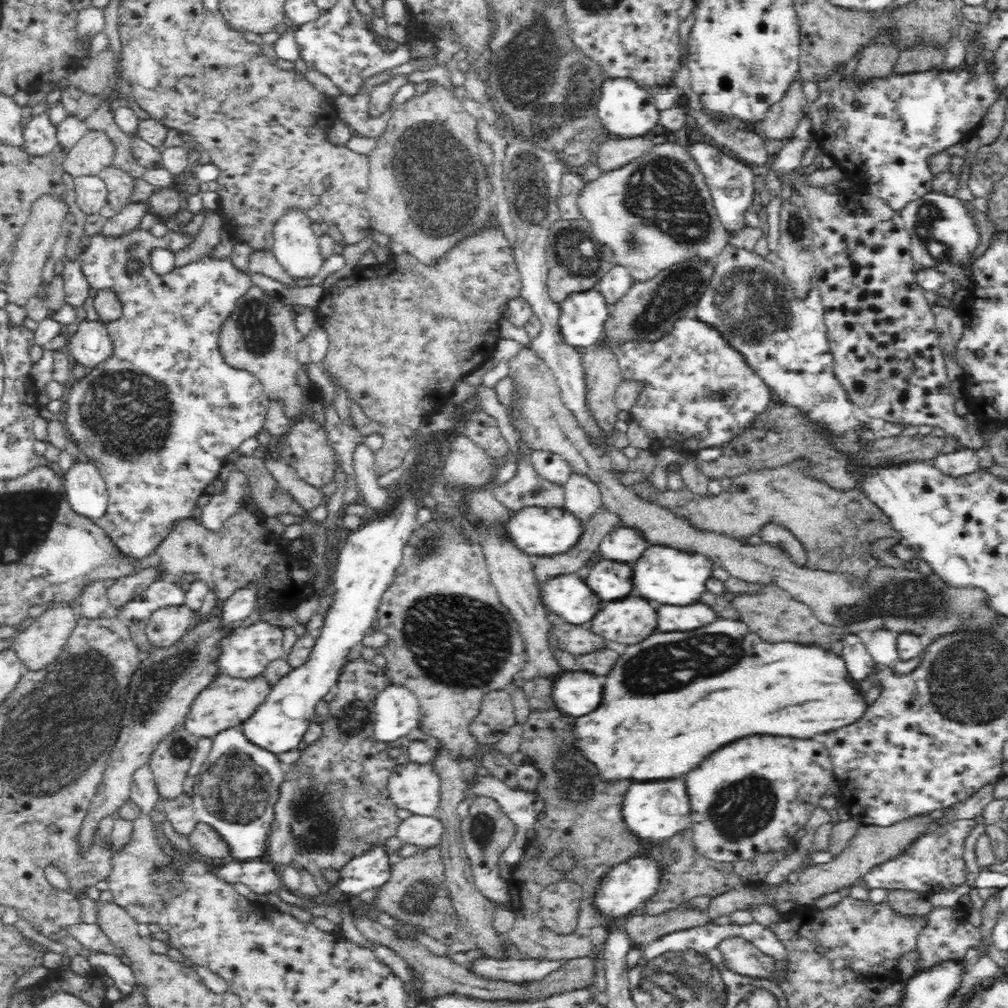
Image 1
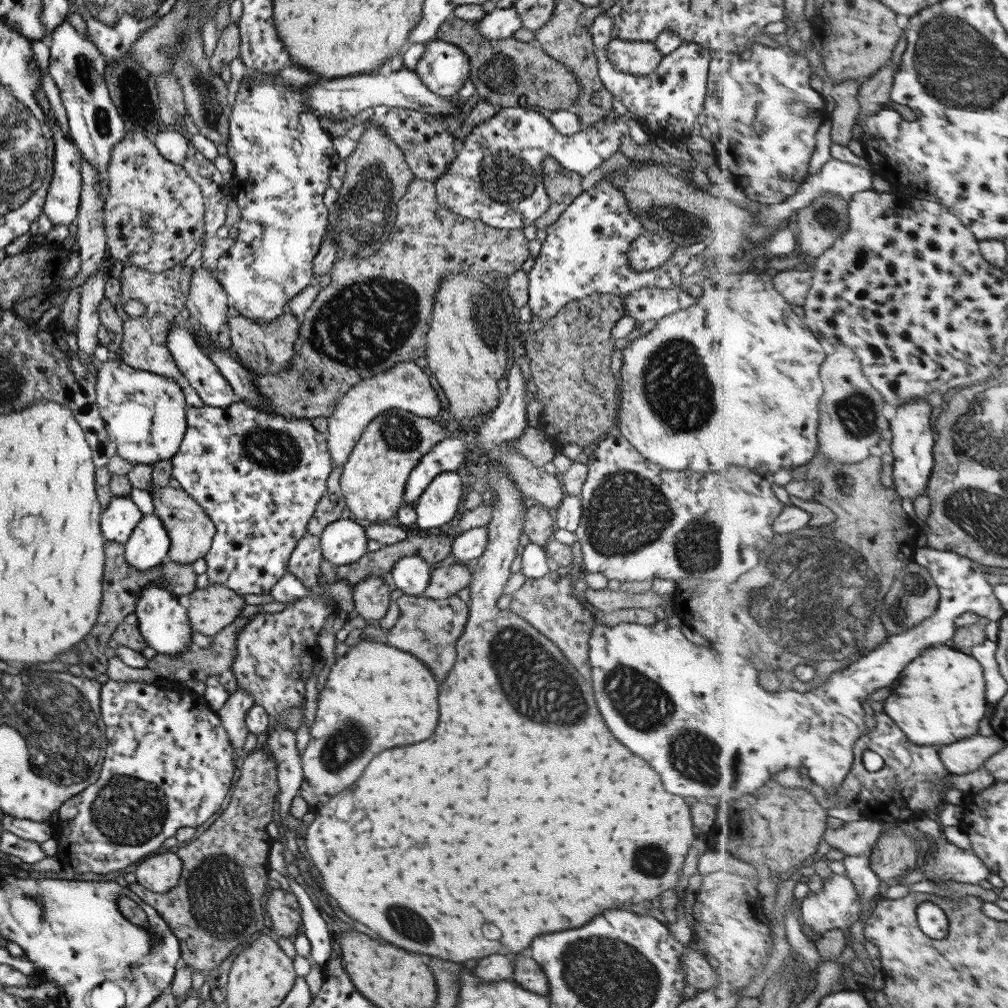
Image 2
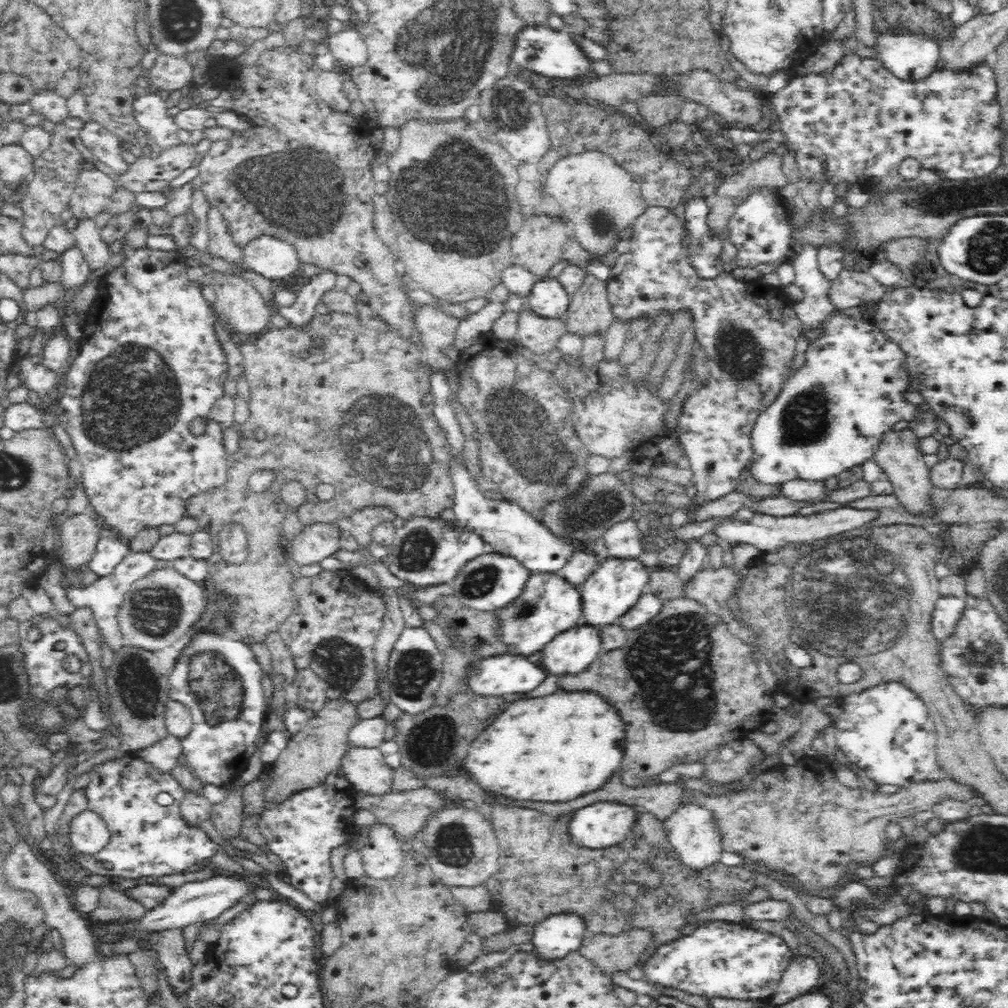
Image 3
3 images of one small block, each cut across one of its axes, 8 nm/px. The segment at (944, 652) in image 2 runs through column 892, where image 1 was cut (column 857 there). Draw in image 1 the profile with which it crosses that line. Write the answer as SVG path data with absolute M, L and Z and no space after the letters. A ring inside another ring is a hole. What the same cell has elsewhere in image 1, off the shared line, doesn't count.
M714 616L712 622L698 626L688 632L668 632L668 634L650 634L650 638L644 638L642 642L634 646L626 646L624 654L618 657L616 666L606 676L604 688L602 688L602 700L596 710L584 716L571 718L572 736L574 736L574 750L584 756L590 764L596 766L596 774L604 782L618 782L618 780L662 780L662 778L678 778L682 774L688 774L692 768L696 768L706 756L716 752L720 746L734 742L742 736L750 734L782 734L782 736L794 736L794 738L814 738L818 732L828 732L832 728L850 724L854 718L860 718L864 714L864 700L858 696L854 684L844 680L844 662L842 657L836 656L830 650L810 645L801 645L790 641L770 644L754 634L745 622L730 618Z

